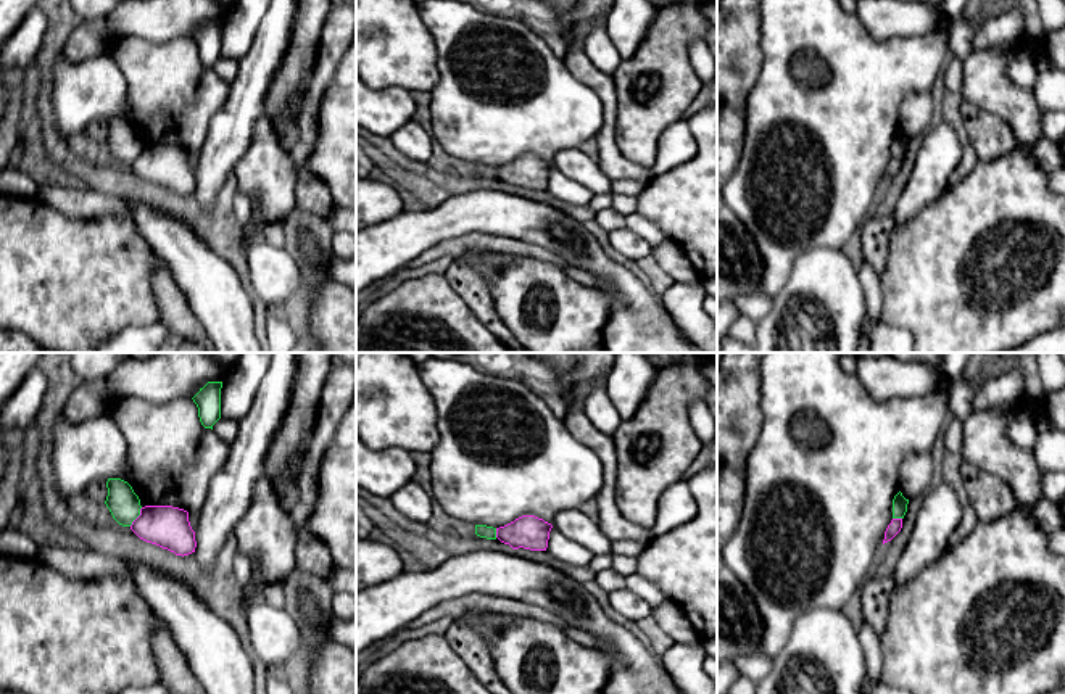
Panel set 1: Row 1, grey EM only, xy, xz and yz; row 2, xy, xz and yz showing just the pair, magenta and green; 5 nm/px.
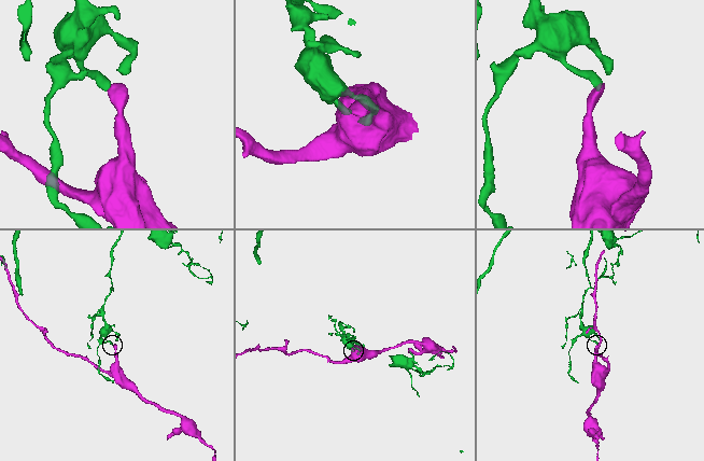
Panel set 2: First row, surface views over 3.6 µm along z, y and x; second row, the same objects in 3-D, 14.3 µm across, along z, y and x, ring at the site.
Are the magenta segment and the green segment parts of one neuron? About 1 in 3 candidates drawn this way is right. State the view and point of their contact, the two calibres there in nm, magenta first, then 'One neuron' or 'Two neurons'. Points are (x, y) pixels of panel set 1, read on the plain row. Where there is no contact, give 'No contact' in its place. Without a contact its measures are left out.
Touches magenta at xy (137, 156). Thickness 220 nm (magenta) against 160 nm. Two neurons

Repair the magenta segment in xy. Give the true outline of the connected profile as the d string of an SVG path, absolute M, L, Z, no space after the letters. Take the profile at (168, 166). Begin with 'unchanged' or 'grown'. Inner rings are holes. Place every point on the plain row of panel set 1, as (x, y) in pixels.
unchanged; M145 145L131 169L143 180L156 184L176 195L195 192L195 171L189 151L172 145Z

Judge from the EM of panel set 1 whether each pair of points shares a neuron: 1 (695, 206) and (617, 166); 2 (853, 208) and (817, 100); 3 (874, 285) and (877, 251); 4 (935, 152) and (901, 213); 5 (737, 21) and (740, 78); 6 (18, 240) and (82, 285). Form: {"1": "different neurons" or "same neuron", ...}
{"1": "different neurons", "2": "same neuron", "3": "different neurons", "4": "same neuron", "5": "same neuron", "6": "same neuron"}

